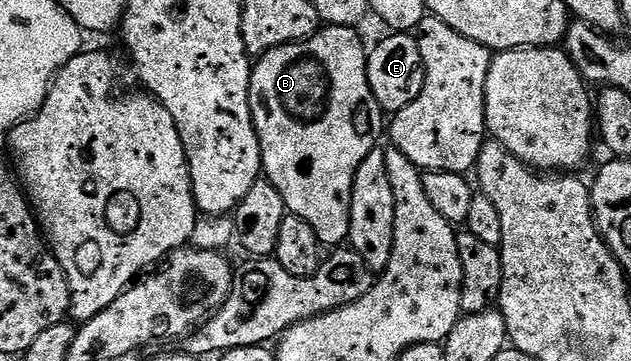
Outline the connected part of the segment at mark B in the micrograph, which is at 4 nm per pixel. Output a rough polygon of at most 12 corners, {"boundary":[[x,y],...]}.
{"boundary":[[355,27],[252,64],[261,170],[329,249],[387,131]]}

